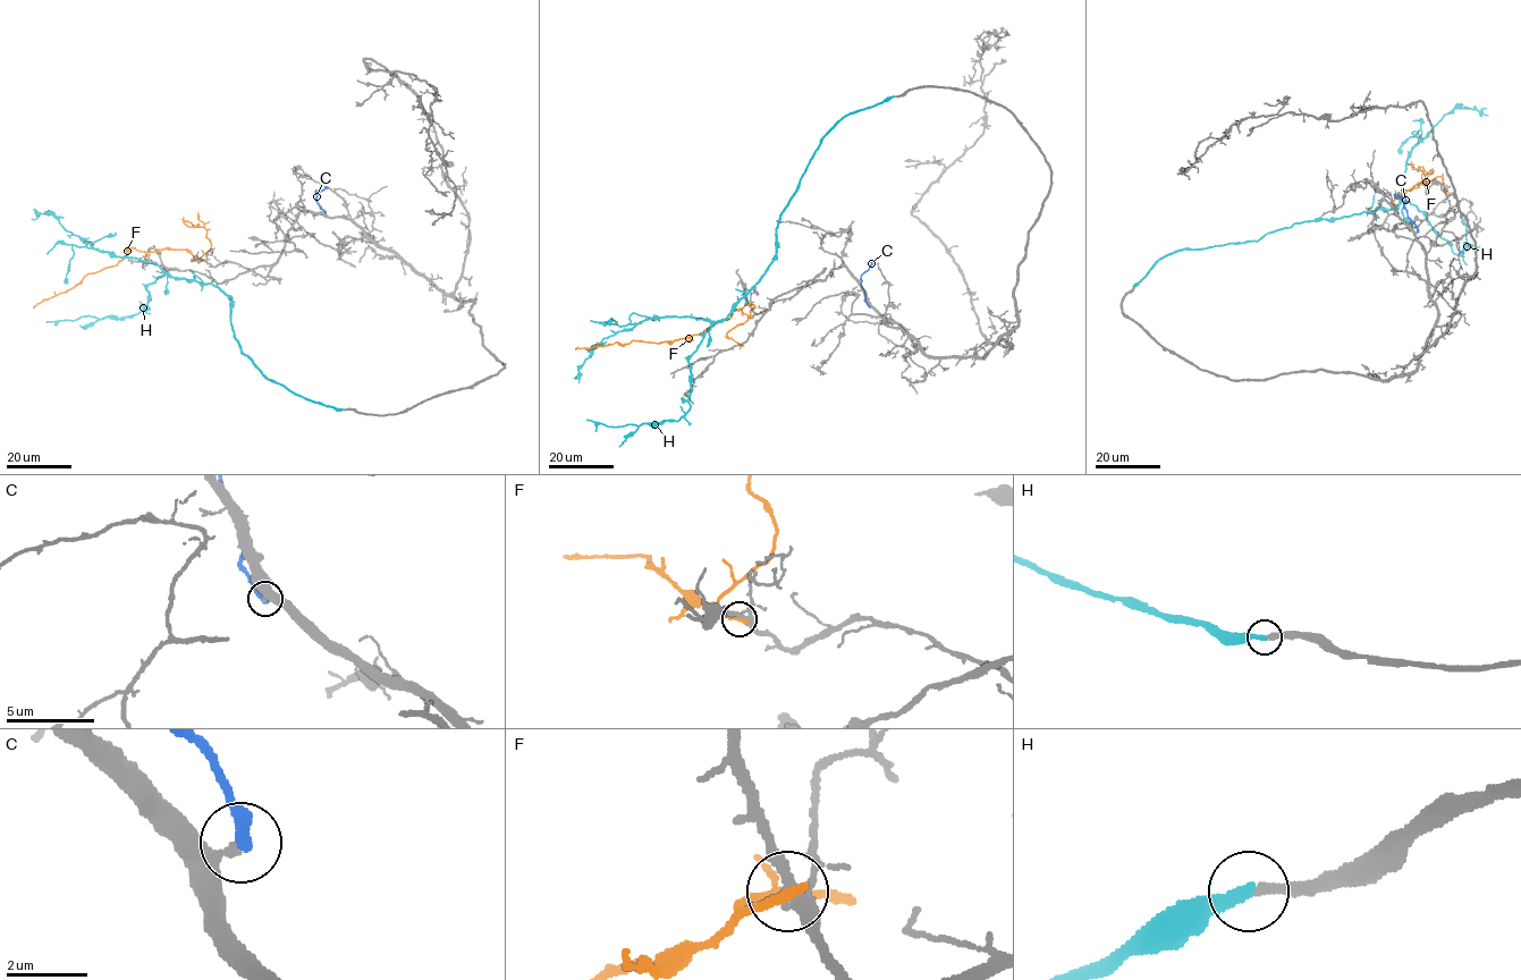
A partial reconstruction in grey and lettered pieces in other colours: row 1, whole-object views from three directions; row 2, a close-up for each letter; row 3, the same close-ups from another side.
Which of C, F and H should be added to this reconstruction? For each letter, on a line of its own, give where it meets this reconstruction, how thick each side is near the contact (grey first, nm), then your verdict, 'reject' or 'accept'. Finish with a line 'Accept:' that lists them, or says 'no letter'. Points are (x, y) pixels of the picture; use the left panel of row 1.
C: (324, 212) | 320/400 nm | reject
F: (204, 261) | 280/260 nm | reject
H: (344, 410) | 280/300 nm | accept
Accept: H

